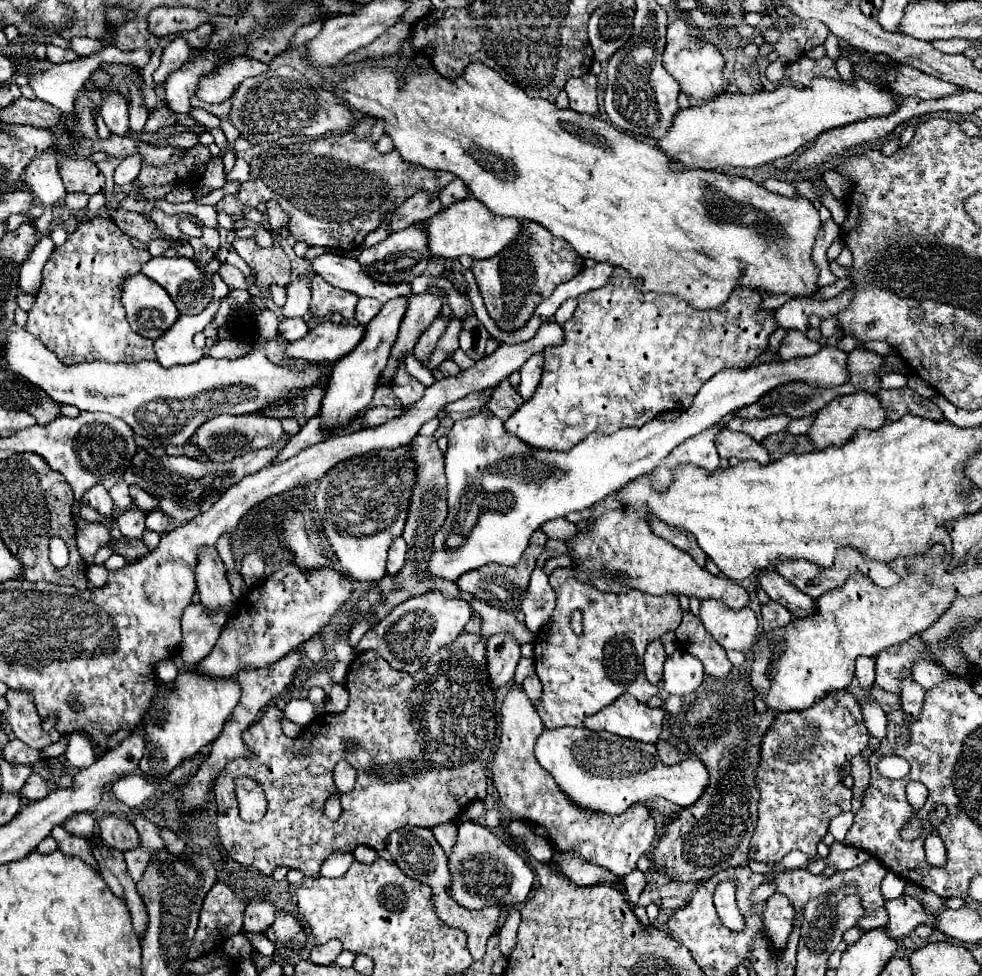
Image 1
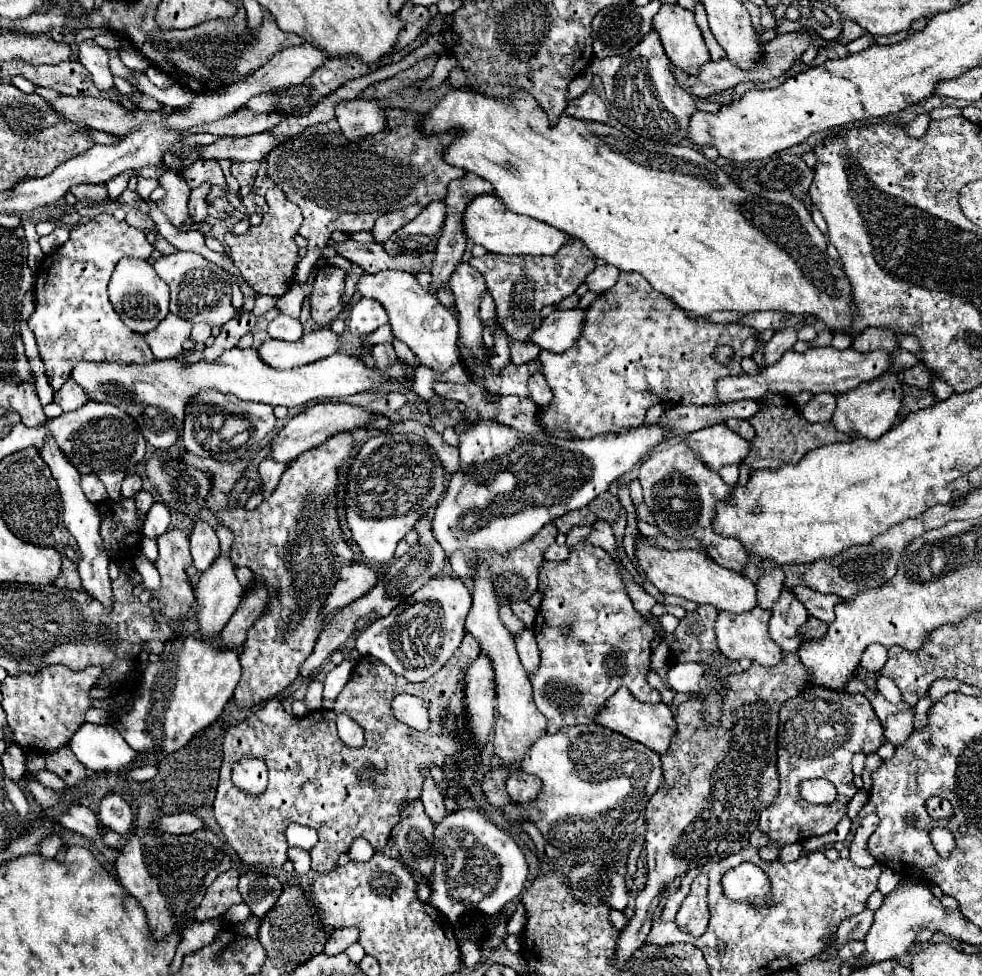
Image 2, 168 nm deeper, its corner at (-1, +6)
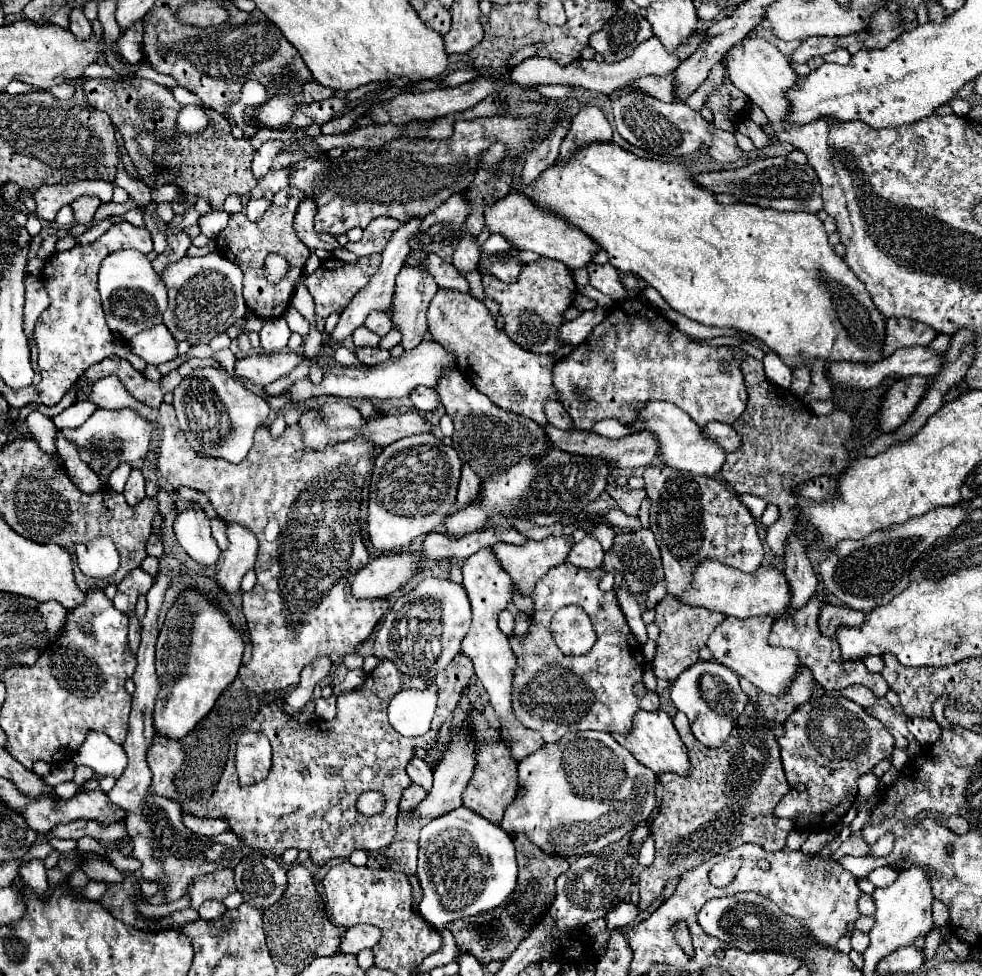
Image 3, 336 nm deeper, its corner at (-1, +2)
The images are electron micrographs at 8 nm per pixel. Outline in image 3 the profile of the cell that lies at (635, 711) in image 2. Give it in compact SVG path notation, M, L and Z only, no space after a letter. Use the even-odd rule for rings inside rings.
M637 711L633 717L633 727L627 735L621 733L611 733L615 741L619 741L625 749L629 749L637 761L653 769L655 773L659 771L673 771L673 773L689 773L689 757L687 757L687 747L681 741L677 729L673 727L671 717L665 711Z

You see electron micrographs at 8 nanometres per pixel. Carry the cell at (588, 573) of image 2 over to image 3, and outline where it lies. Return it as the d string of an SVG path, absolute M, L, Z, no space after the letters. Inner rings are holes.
M569 563L549 569L549 573L537 581L531 595L535 611L527 635L523 639L517 639L515 635L509 637L517 655L513 685L515 715L525 727L539 731L547 743L561 739L569 729L627 733L631 719L639 709L659 709L657 693L645 693L643 697L635 695L635 685L643 681L641 643L631 633L615 591L599 589L603 575L603 567L589 571ZM565 605L581 605L585 613L589 613L597 633L595 645L581 657L563 655L549 631L553 613Z

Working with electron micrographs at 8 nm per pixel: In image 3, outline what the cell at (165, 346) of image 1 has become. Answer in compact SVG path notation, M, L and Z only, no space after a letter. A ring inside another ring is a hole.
M165 325L141 331L137 337L129 341L129 347L149 365L167 363L177 357L177 339L171 335L171 331Z

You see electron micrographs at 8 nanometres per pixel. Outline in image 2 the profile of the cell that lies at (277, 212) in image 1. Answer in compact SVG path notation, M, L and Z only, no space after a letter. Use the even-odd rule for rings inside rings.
M273 187L267 191L267 205L269 211L263 213L263 221L257 227L249 227L243 235L233 235L231 231L225 233L225 245L231 251L231 259L239 267L241 275L247 283L255 289L257 295L271 295L283 297L285 291L293 285L295 265L299 263L299 247L295 243L295 235L301 227L301 209L293 205L281 189Z

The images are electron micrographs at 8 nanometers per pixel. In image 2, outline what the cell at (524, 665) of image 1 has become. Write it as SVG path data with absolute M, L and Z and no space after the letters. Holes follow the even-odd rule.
M501 605L501 621L511 631L511 635L517 635L523 629L523 621L509 609L509 605Z

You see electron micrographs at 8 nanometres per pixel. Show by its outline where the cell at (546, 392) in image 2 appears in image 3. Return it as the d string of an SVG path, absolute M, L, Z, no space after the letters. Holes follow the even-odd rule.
M547 399L545 401L545 415L547 415L547 421L559 429L569 429L573 427L571 421L569 421L569 415L565 413L563 405L555 399Z

